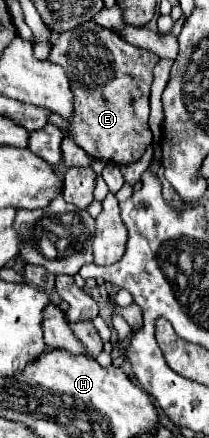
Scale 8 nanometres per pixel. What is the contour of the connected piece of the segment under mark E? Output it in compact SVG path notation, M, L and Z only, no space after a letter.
M90 19L72 31L60 33L48 59L66 71L74 95L74 115L66 119L68 133L64 137L74 139L92 159L114 165L136 163L152 141L148 125L150 85L160 57L130 45L116 31L100 27Z

